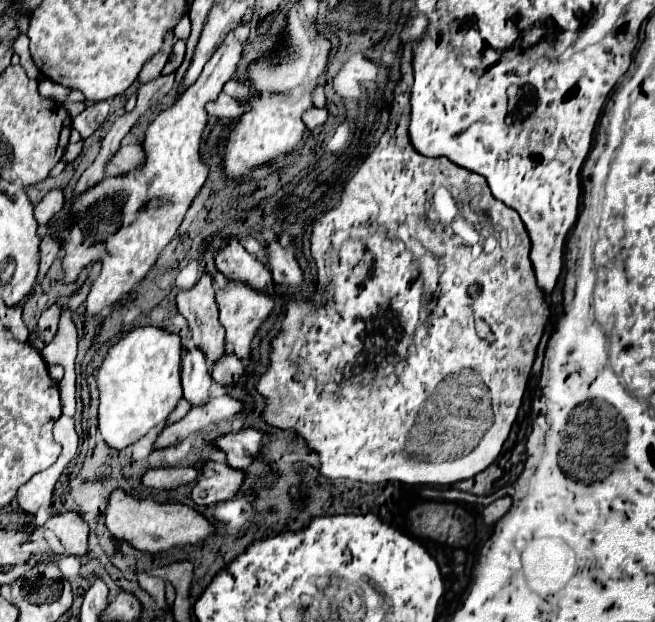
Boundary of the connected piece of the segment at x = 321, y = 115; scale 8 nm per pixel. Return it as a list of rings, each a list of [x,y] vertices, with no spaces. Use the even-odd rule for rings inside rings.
[[[313,107],[313,109],[307,109],[307,111],[303,113],[303,123],[305,123],[305,127],[309,127],[309,129],[321,127],[325,121],[327,121],[327,111],[325,111],[325,109]]]

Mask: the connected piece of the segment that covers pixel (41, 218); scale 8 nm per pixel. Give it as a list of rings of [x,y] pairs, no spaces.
[[[57,187],[57,189],[51,189],[37,205],[35,205],[35,219],[39,221],[39,225],[45,225],[51,215],[63,207],[63,191]]]

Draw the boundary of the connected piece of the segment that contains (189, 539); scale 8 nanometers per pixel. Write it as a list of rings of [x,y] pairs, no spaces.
[[[113,489],[105,509],[105,527],[115,539],[127,541],[131,547],[147,553],[167,551],[175,545],[195,545],[213,535],[215,527],[195,509],[181,503],[157,503],[153,497],[129,495],[123,489]]]

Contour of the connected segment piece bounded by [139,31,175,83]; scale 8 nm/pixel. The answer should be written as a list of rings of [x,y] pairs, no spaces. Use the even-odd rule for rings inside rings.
[[[167,31],[165,41],[163,41],[163,49],[161,49],[157,55],[153,55],[153,57],[143,65],[143,69],[141,69],[141,73],[139,73],[141,83],[147,83],[147,81],[151,81],[151,79],[155,79],[155,77],[161,75],[161,69],[163,69],[163,65],[167,63],[169,55],[171,55],[173,43],[175,43],[173,31]]]

